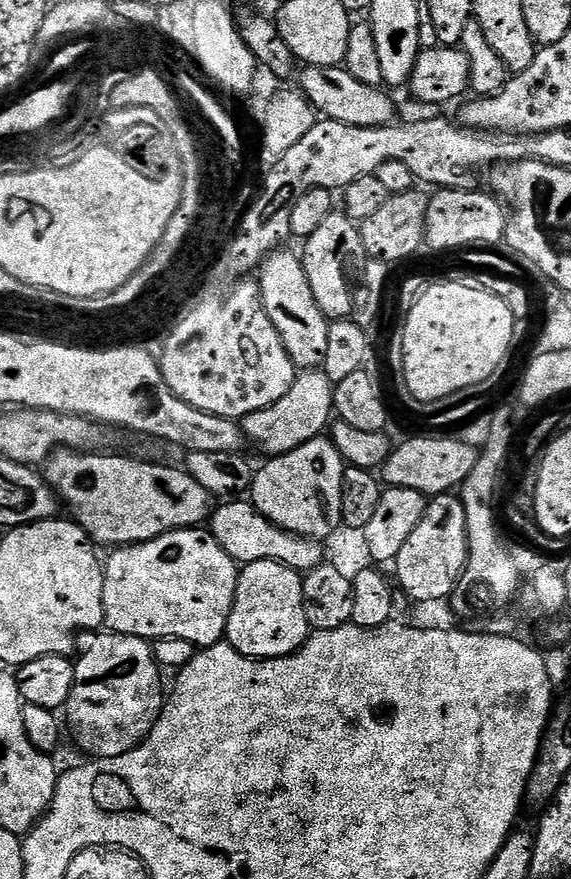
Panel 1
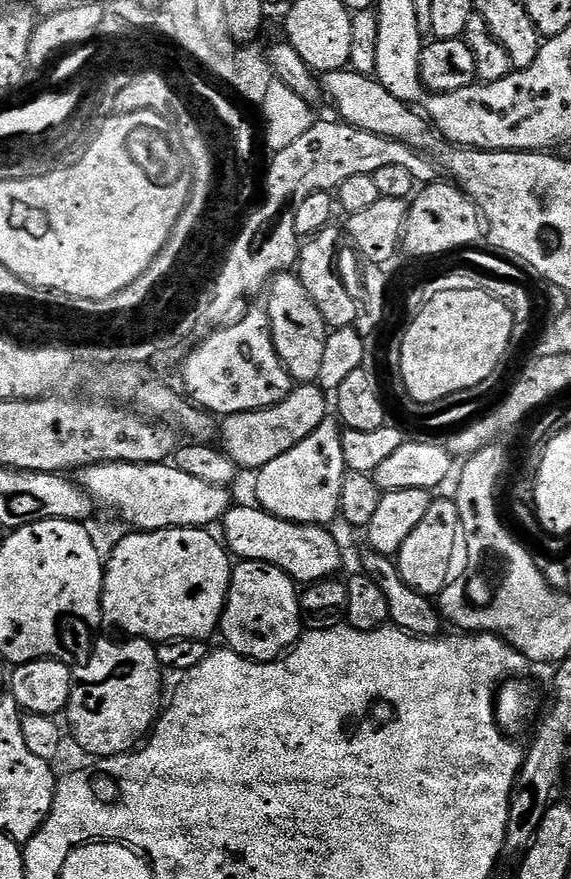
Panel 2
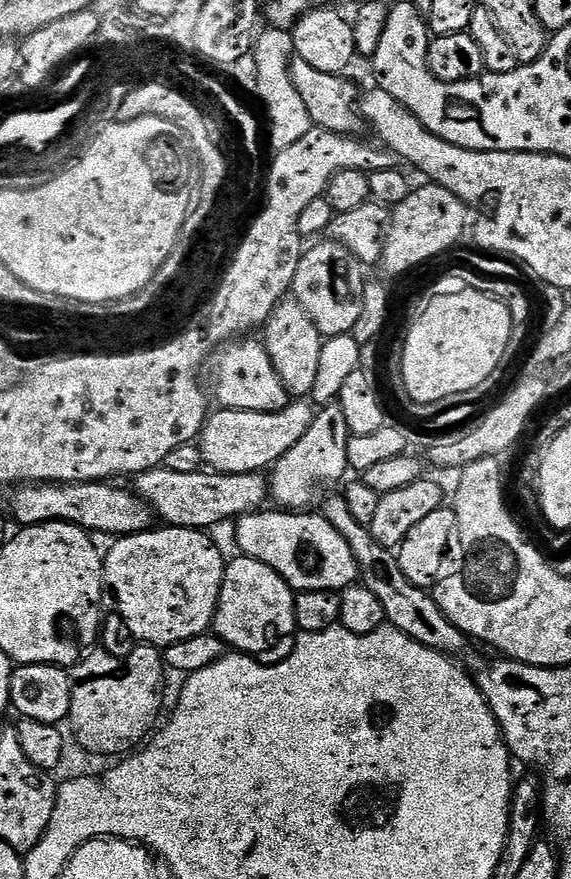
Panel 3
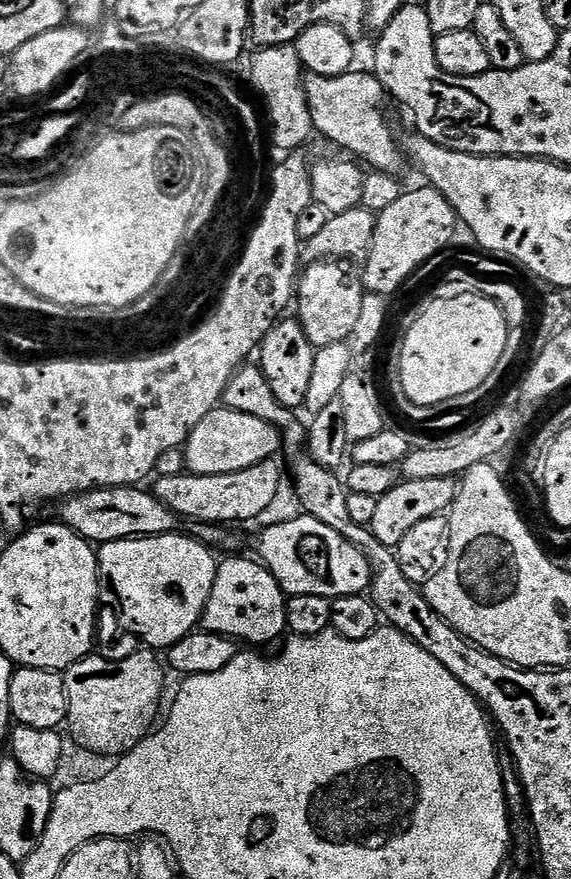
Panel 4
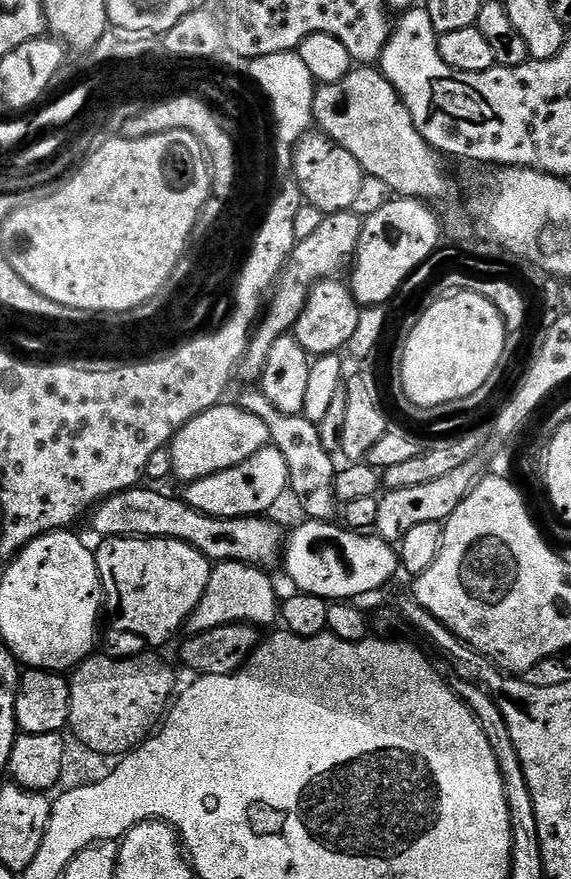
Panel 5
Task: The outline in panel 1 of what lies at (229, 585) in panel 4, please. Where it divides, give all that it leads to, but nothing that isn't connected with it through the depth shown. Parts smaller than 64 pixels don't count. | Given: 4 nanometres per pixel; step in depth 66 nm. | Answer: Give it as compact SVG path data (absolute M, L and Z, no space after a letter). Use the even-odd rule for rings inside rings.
M259 560L243 565L234 590L234 606L230 610L226 642L238 654L249 656L252 660L277 660L297 652L308 641L310 629L306 622L304 609L304 581L301 573L290 566L282 566L277 560Z

